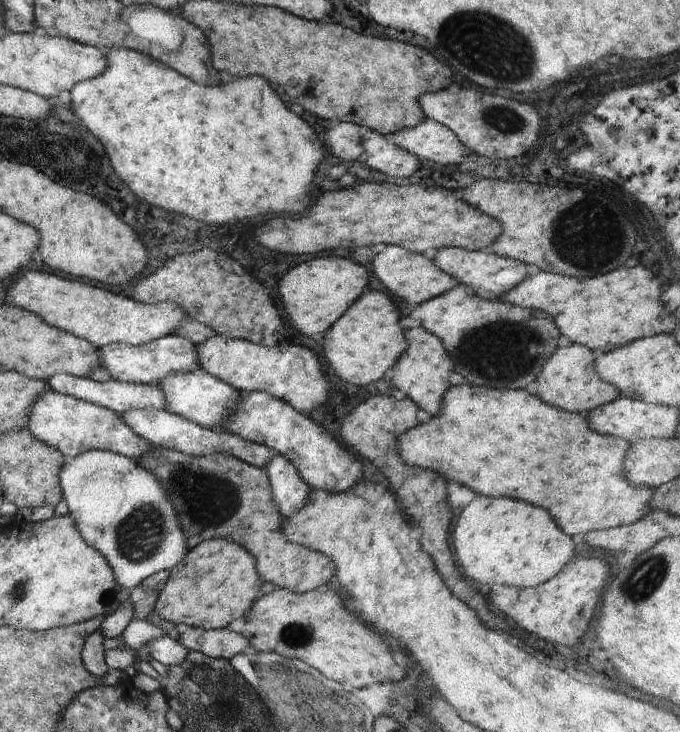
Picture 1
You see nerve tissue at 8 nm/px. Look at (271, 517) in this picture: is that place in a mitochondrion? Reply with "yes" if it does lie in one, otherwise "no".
no

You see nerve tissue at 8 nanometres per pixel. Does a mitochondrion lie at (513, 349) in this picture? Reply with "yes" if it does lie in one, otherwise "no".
yes

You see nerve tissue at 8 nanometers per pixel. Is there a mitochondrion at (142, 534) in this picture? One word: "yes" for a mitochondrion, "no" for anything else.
yes

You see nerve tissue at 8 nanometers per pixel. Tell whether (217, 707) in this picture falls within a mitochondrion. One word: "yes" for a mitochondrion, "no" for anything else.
yes

